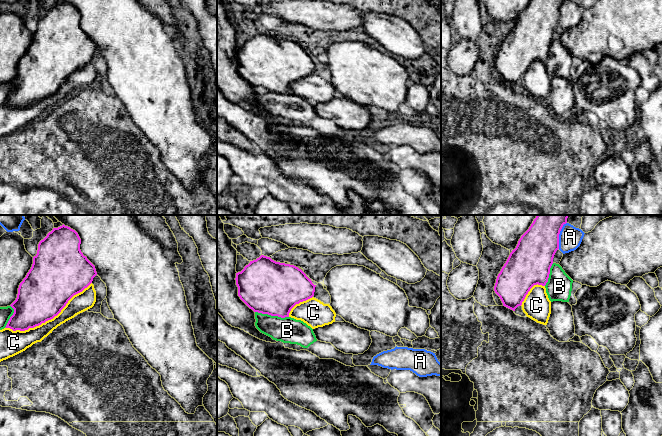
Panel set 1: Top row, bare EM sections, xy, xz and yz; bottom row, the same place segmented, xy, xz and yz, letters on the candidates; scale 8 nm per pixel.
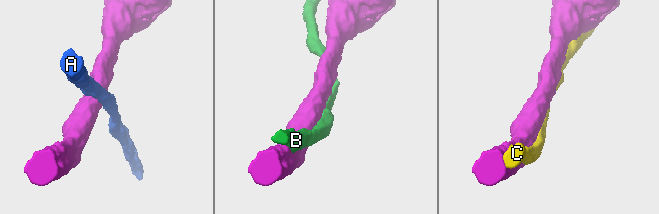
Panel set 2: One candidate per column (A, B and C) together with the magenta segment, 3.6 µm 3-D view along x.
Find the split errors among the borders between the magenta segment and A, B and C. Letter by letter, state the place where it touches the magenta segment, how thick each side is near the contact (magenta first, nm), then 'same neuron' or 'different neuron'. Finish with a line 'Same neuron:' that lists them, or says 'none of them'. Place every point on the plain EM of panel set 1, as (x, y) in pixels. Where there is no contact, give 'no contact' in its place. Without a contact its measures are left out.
A: meets magenta in yz at (558, 12); 320 nm thick on the magenta side, 190 nm on the other; different neuron
B: meets magenta in xz at (272, 91); 440 nm thick on the magenta side, 200 nm on the other; different neuron
C: meets magenta in xy at (49, 95); 400 nm thick on the magenta side, 140 nm on the other; same neuron
Same neuron: C

